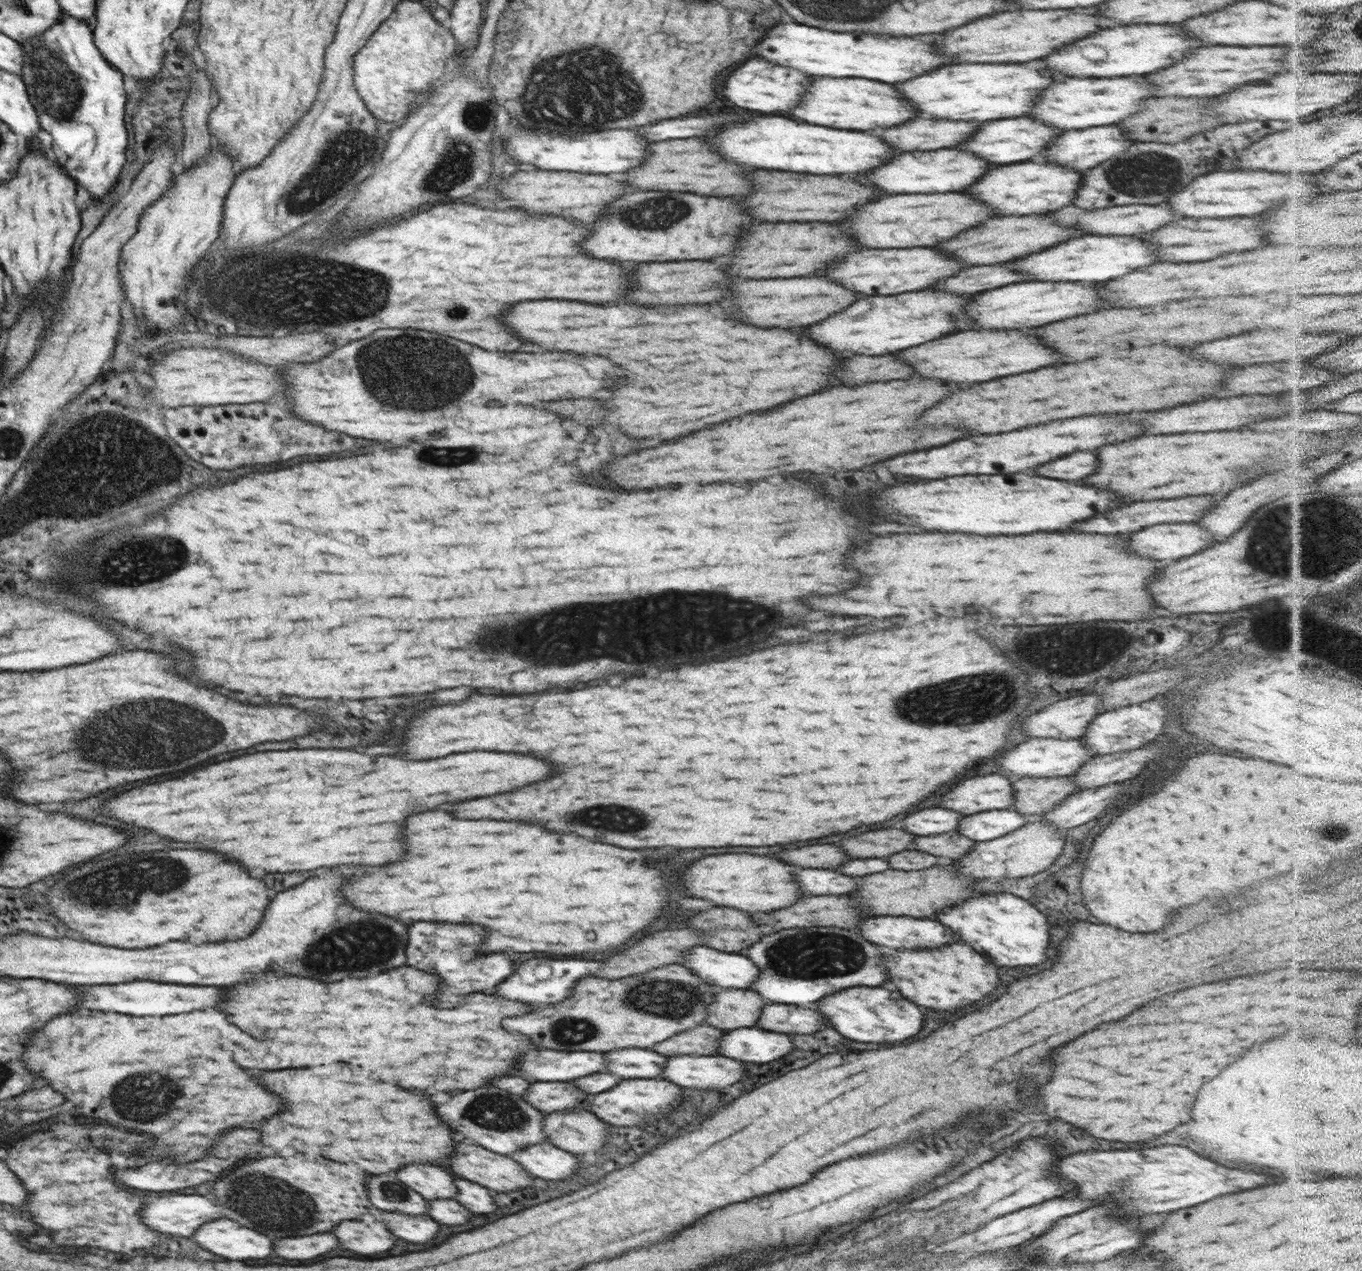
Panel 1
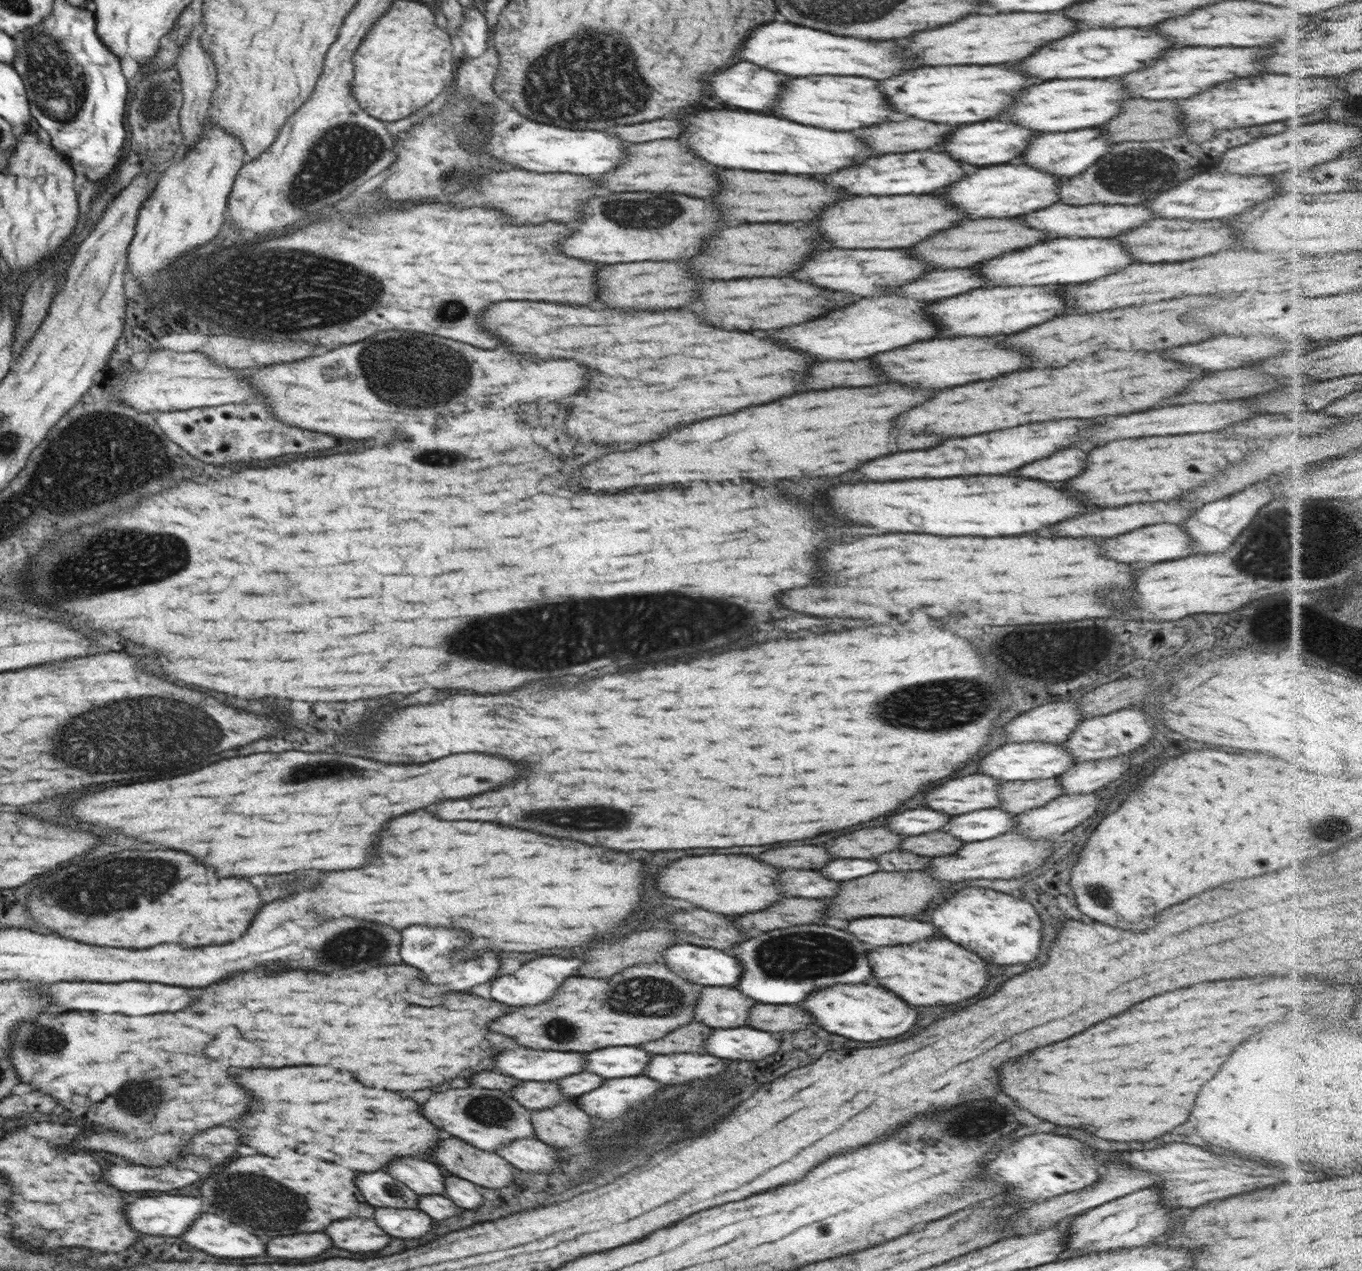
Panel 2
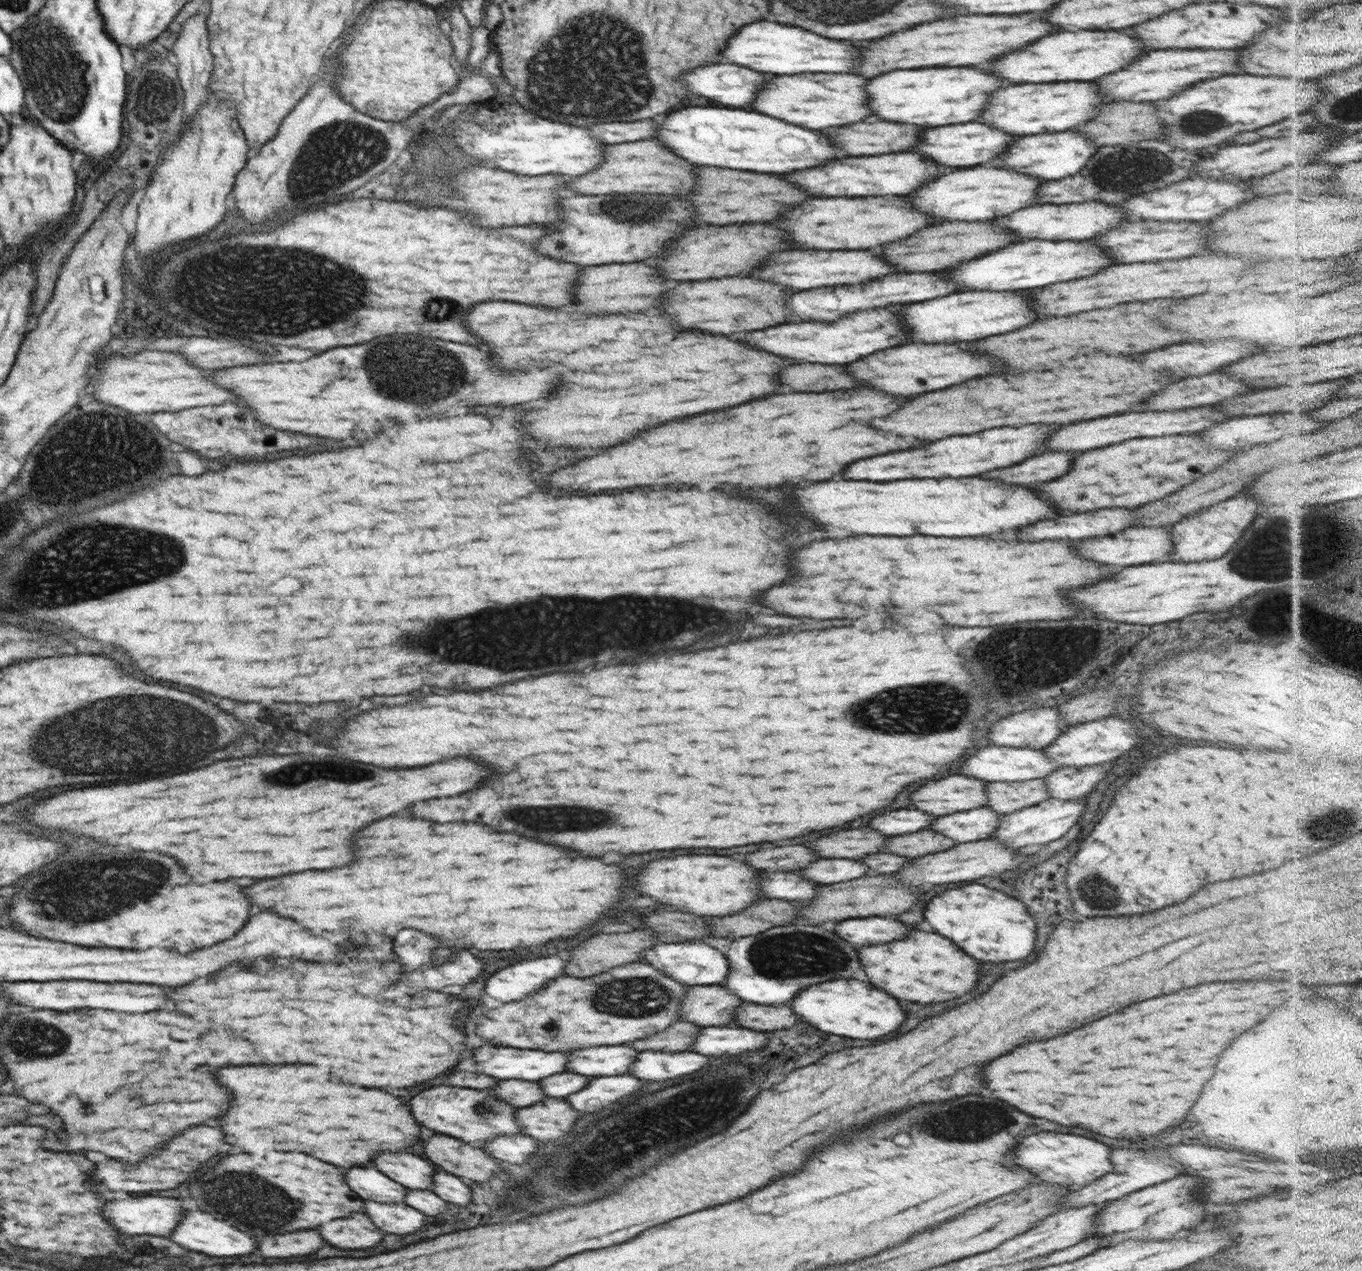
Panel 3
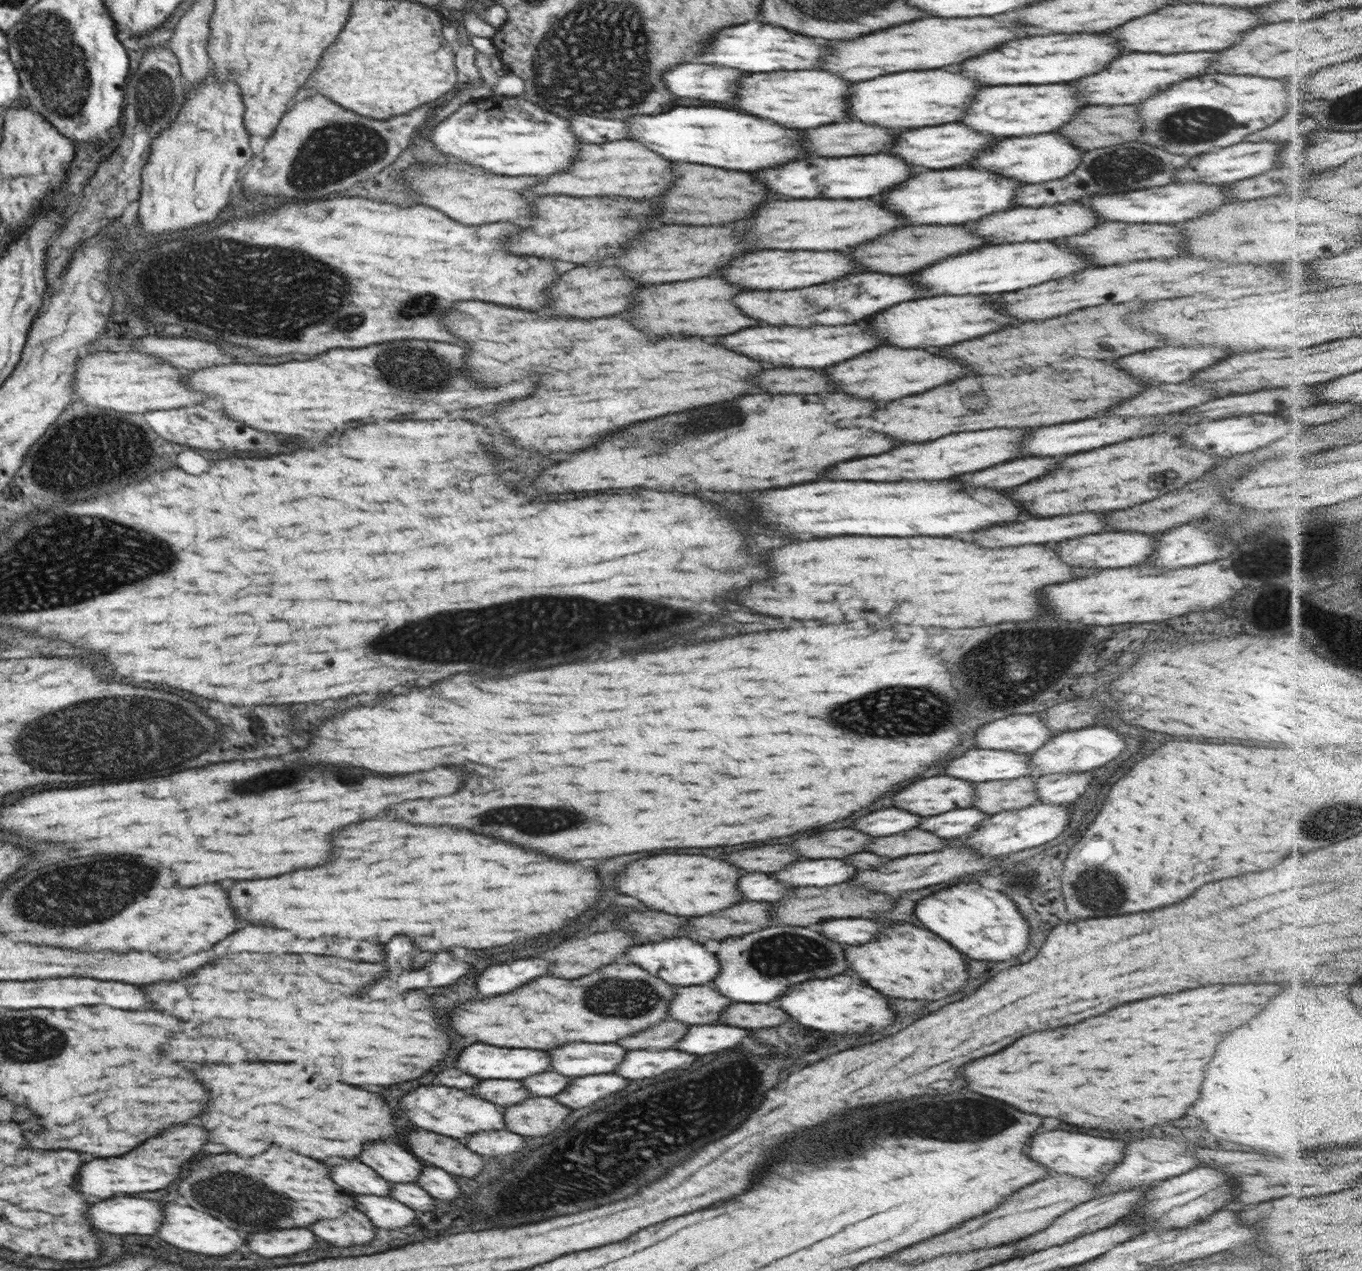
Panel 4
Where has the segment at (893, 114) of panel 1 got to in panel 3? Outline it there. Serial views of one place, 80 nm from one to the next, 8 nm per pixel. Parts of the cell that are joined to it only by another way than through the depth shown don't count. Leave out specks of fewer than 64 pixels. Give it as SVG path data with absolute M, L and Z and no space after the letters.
M788 74L770 76L762 84L762 90L754 99L752 108L766 116L806 126L810 130L822 130L830 126L848 126L870 116L866 110L866 80L854 74Z

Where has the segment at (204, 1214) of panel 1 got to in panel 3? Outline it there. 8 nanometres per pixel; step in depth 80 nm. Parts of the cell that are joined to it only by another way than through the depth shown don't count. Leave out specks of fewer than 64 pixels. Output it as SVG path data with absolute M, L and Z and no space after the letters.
M140 1196L112 1200L104 1208L104 1216L124 1234L168 1236L186 1208L174 1198Z

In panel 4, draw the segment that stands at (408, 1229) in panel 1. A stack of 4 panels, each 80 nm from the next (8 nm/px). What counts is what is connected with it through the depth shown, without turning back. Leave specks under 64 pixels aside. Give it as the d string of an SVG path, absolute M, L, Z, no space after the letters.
M354 1194L354 1202L360 1212L364 1212L376 1226L386 1230L404 1228L412 1224L412 1220L416 1218L414 1210L410 1210L408 1206L392 1198L380 1198L372 1194L362 1194L362 1196Z

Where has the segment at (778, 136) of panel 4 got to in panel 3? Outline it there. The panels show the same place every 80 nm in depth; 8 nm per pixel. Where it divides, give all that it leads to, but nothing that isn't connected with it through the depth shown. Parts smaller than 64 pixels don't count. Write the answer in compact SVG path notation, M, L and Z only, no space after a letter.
M684 108L658 120L654 139L684 160L700 166L720 166L748 172L792 172L838 160L844 154L830 146L824 134L790 126L764 114L734 108Z

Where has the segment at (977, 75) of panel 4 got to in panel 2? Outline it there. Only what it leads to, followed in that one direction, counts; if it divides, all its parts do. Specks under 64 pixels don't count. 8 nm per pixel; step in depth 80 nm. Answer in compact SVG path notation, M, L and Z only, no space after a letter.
M1098 28L1098 30L1082 30L1074 32L1066 38L1060 38L1058 42L1048 42L1042 46L1042 50L1036 50L1030 58L1024 58L1022 62L1016 62L1018 70L1022 70L1026 76L1042 78L1042 80L1066 80L1066 78L1110 78L1110 76L1122 76L1128 72L1136 72L1148 62L1152 64L1158 54L1168 50L1172 44L1168 44L1160 34L1144 28Z

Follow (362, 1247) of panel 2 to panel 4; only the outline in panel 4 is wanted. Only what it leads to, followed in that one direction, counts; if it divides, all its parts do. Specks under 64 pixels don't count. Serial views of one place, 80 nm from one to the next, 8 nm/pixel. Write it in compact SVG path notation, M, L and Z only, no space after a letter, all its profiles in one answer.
M354 1208L346 1210L338 1218L316 1222L310 1230L326 1242L338 1246L358 1246L374 1238L374 1226L360 1210Z

